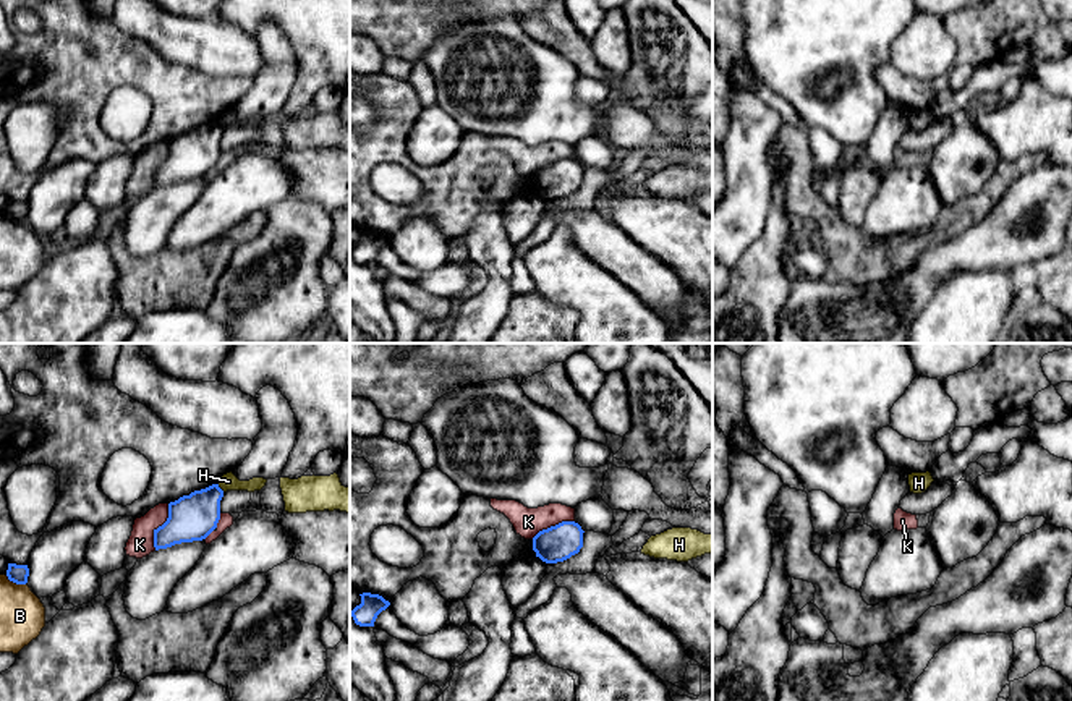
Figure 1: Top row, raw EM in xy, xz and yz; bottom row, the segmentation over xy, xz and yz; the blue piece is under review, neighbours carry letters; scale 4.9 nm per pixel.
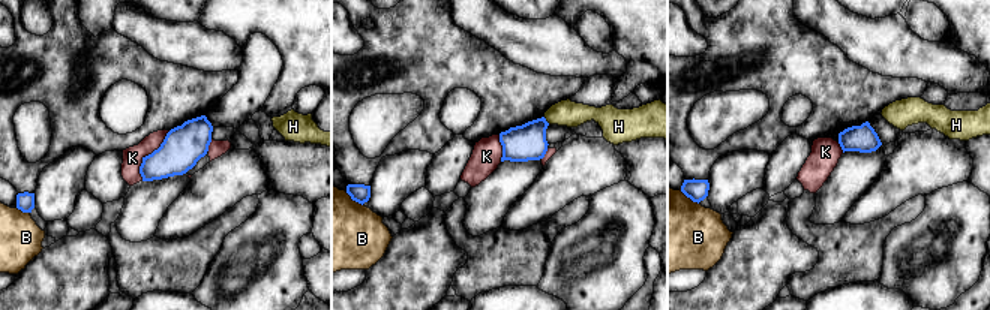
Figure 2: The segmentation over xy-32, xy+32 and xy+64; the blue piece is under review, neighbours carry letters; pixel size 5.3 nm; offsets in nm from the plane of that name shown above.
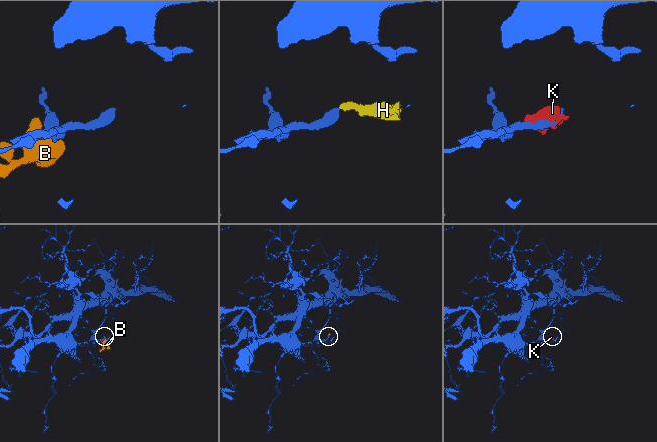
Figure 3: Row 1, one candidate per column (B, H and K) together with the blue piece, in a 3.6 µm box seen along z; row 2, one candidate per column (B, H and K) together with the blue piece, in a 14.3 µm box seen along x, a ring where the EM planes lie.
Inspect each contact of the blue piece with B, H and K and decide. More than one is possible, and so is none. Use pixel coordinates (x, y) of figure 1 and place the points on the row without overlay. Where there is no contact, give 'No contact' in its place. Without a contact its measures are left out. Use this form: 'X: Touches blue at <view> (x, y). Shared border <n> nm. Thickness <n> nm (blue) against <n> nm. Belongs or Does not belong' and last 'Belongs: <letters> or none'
B: Touches blue at xy (15, 219). Shared border 120 nm. Thickness 100 nm (blue) against 220 nm. Does not belong
H: Touches blue at xy (219, 125). Shared border 50 nm. Thickness 220 nm (blue) against 90 nm. Does not belong
K: Touches blue at xy (159, 164). Shared border 240 nm. Thickness 220 nm (blue) against 130 nm. Does not belong
Belongs: none

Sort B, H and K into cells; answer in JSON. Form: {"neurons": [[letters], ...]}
{"neurons": [["B"], ["H", "K"]]}

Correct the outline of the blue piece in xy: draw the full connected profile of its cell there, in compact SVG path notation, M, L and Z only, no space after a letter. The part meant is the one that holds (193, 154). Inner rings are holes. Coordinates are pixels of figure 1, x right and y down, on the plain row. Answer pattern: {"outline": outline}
{"outline": "M212 121L170 139L167 159L154 167L155 188L206 176L220 157L222 134L223 128Z"}

